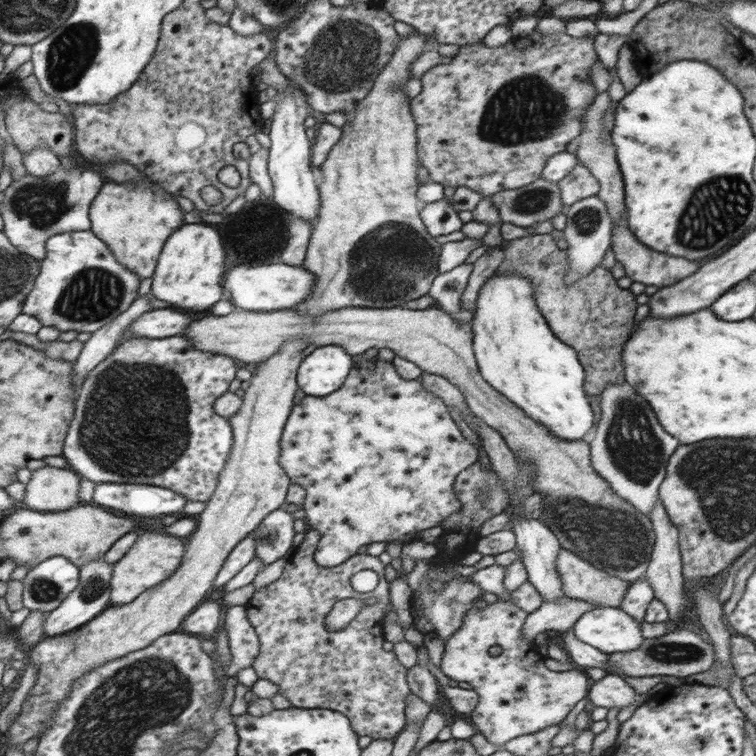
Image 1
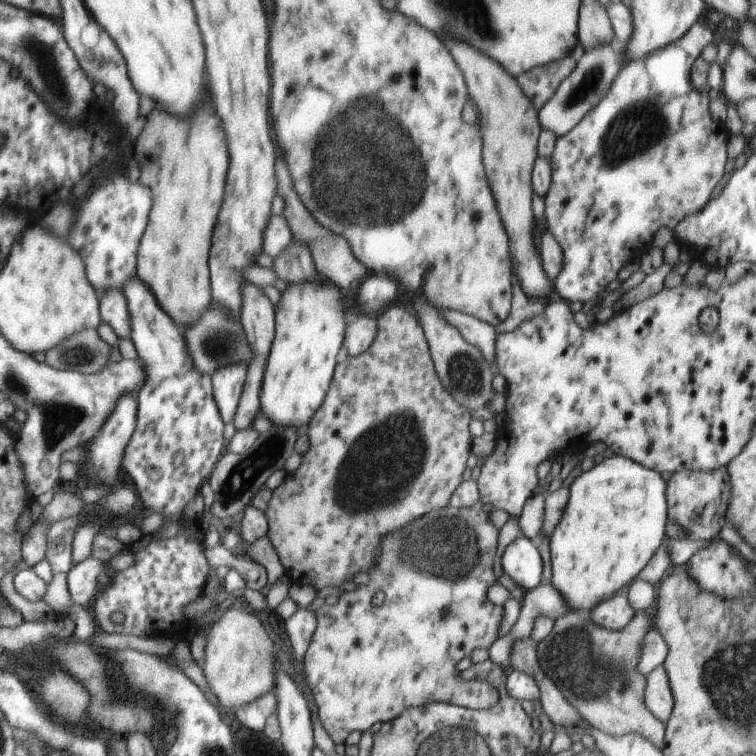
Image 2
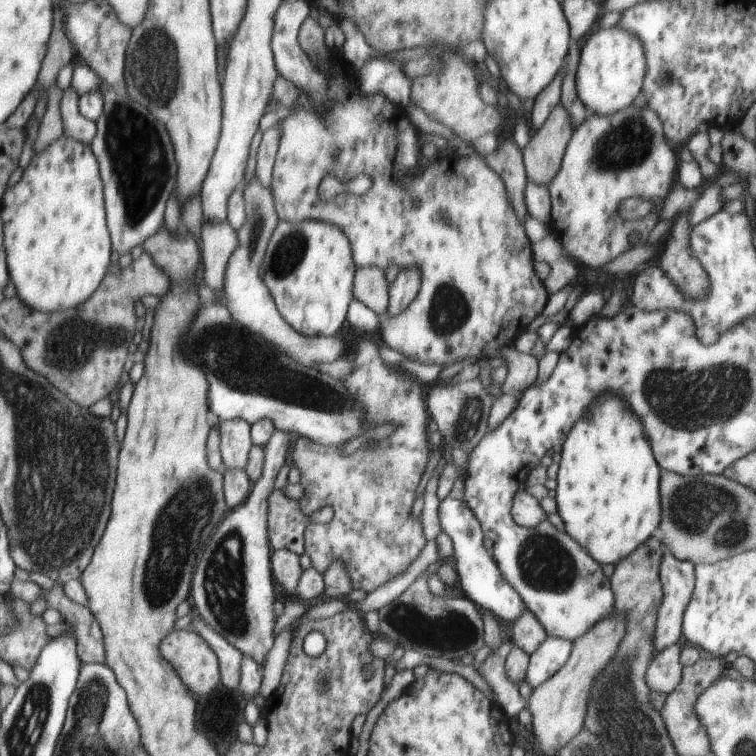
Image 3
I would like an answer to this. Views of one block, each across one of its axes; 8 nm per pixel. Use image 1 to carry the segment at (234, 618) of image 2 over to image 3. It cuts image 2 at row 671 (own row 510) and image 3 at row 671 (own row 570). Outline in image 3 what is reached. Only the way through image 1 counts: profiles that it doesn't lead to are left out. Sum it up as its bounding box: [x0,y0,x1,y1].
[162,628,221,694]

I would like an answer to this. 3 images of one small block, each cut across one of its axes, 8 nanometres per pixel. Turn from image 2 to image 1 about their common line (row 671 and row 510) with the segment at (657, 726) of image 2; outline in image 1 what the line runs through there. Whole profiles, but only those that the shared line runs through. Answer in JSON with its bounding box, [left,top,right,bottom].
[183,294,656,582]

